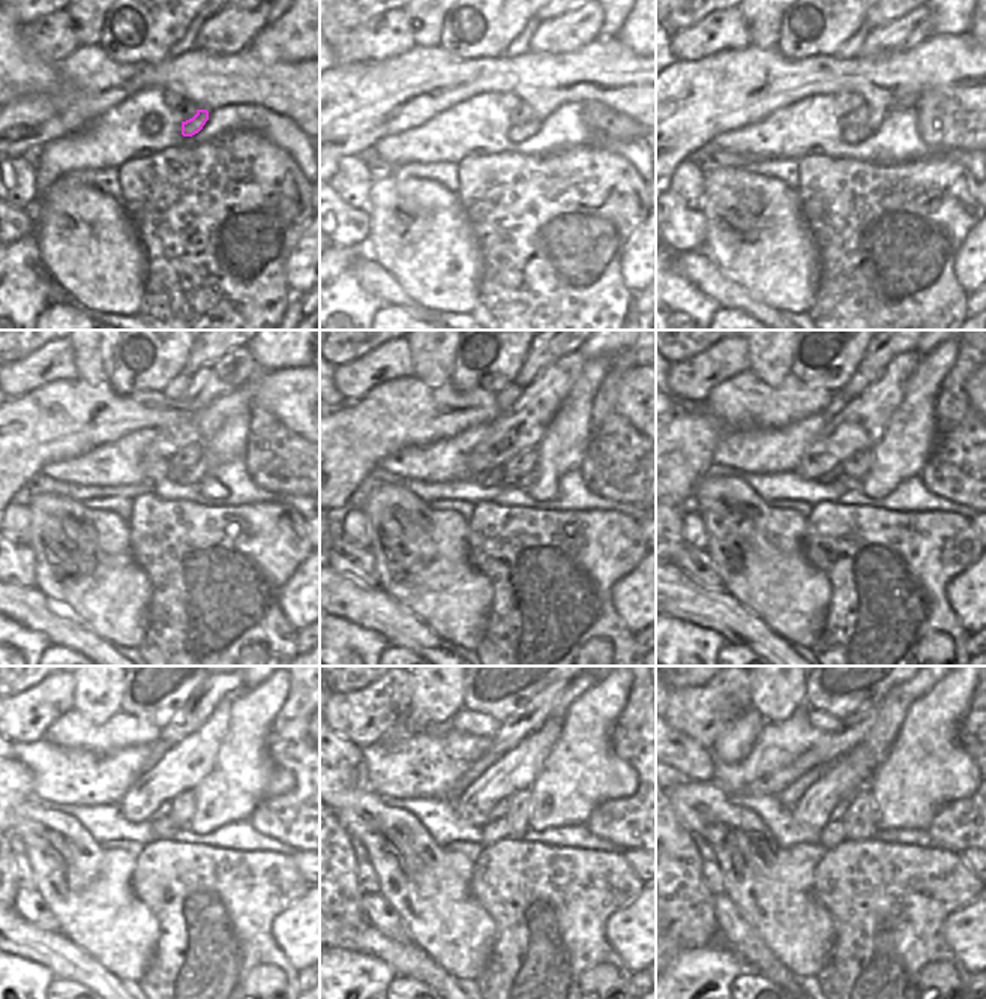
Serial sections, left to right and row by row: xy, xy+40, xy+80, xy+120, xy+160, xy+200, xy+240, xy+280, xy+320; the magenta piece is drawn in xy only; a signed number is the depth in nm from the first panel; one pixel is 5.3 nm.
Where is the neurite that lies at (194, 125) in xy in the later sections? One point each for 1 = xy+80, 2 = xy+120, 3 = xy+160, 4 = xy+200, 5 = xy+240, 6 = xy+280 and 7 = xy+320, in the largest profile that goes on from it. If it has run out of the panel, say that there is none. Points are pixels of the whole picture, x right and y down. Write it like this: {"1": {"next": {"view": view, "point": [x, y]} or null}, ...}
{"1": {"next": {"view": "xy+80", "point": [853, 135]}}, "2": {"next": {"view": "xy+120", "point": [182, 476]}}, "3": {"next": {"view": "xy+160", "point": [523, 482]}}, "4": {"next": {"view": "xy+200", "point": [844, 482]}}, "5": {"next": {"view": "xy+240", "point": [165, 828]}}, "6": {"next": {"view": "xy+280", "point": [494, 831]}}, "7": {"next": {"view": "xy+320", "point": [833, 833]}}}

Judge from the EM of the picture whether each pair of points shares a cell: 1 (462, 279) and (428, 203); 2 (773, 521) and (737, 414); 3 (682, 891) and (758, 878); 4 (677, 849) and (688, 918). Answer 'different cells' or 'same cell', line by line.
1: same cell
2: different cells
3: different cells
4: same cell

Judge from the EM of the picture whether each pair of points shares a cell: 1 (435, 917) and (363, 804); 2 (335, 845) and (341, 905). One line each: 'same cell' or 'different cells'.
1: same cell
2: same cell

